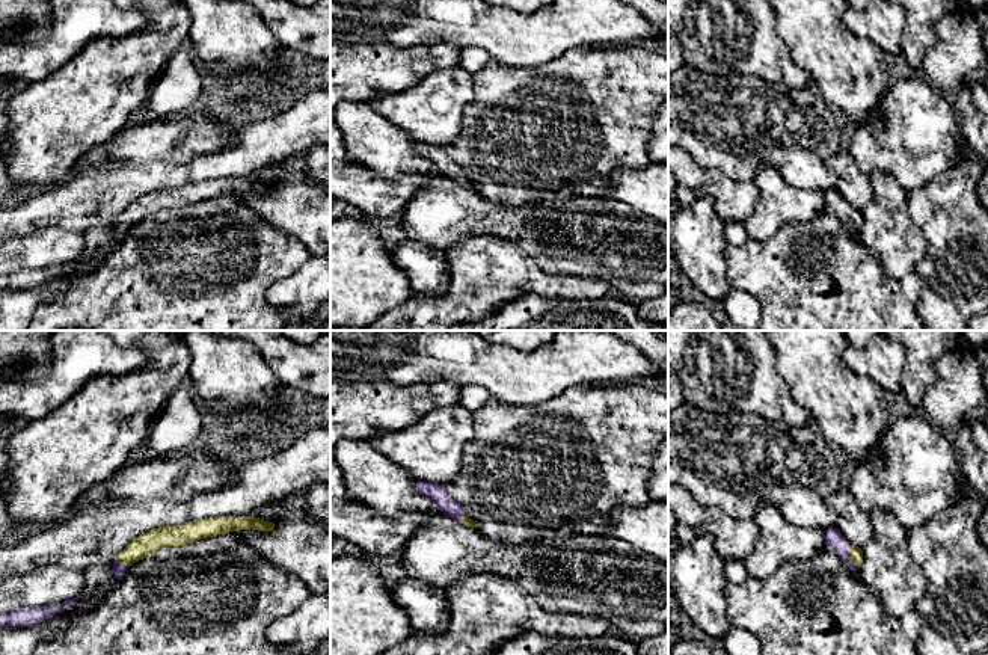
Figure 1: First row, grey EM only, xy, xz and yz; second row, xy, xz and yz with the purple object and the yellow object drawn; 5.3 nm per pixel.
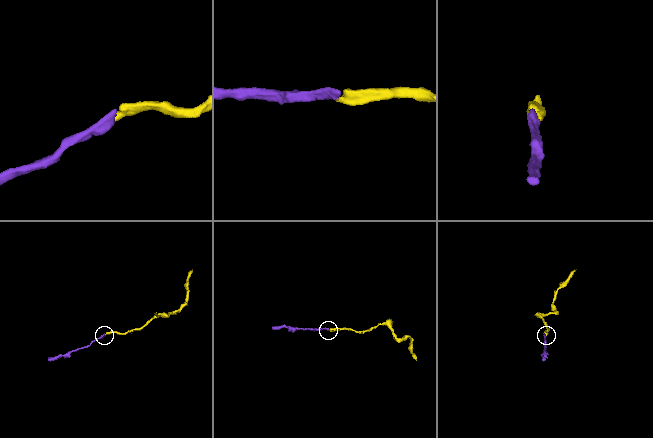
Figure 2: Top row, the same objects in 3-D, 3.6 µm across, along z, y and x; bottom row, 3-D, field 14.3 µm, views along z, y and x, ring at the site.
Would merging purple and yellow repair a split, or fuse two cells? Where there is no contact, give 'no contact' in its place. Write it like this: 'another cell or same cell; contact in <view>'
same cell; contact in xy

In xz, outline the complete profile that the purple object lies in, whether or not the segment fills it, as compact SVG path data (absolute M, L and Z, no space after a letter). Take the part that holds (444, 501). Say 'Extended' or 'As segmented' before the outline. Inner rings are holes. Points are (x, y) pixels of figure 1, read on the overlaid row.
Extended. M418 481L416 492L430 497L434 507L440 510L446 518L456 519L468 527L477 528L477 524L465 512L463 506L457 503L443 487L443 484L431 481Z

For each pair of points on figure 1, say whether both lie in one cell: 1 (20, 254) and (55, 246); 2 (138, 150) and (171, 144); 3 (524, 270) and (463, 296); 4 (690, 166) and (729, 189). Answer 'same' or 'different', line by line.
1: same
2: same
3: same
4: same

